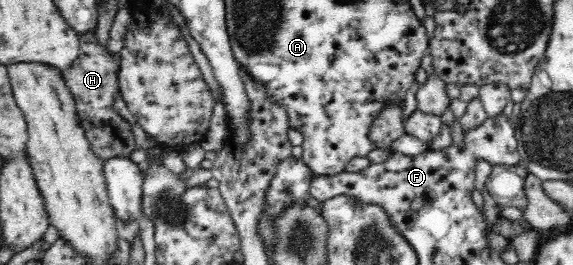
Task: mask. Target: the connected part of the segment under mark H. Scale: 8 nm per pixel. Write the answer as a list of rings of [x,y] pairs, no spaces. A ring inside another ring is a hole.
[[[96,28],[82,32],[79,40],[80,55],[70,63],[63,77],[76,98],[76,109],[82,127],[86,130],[94,153],[103,161],[116,156],[128,156],[139,147],[132,132],[132,122],[114,110],[116,97],[121,97],[119,74],[122,56],[120,52],[110,52],[108,45],[102,45],[98,41]]]

